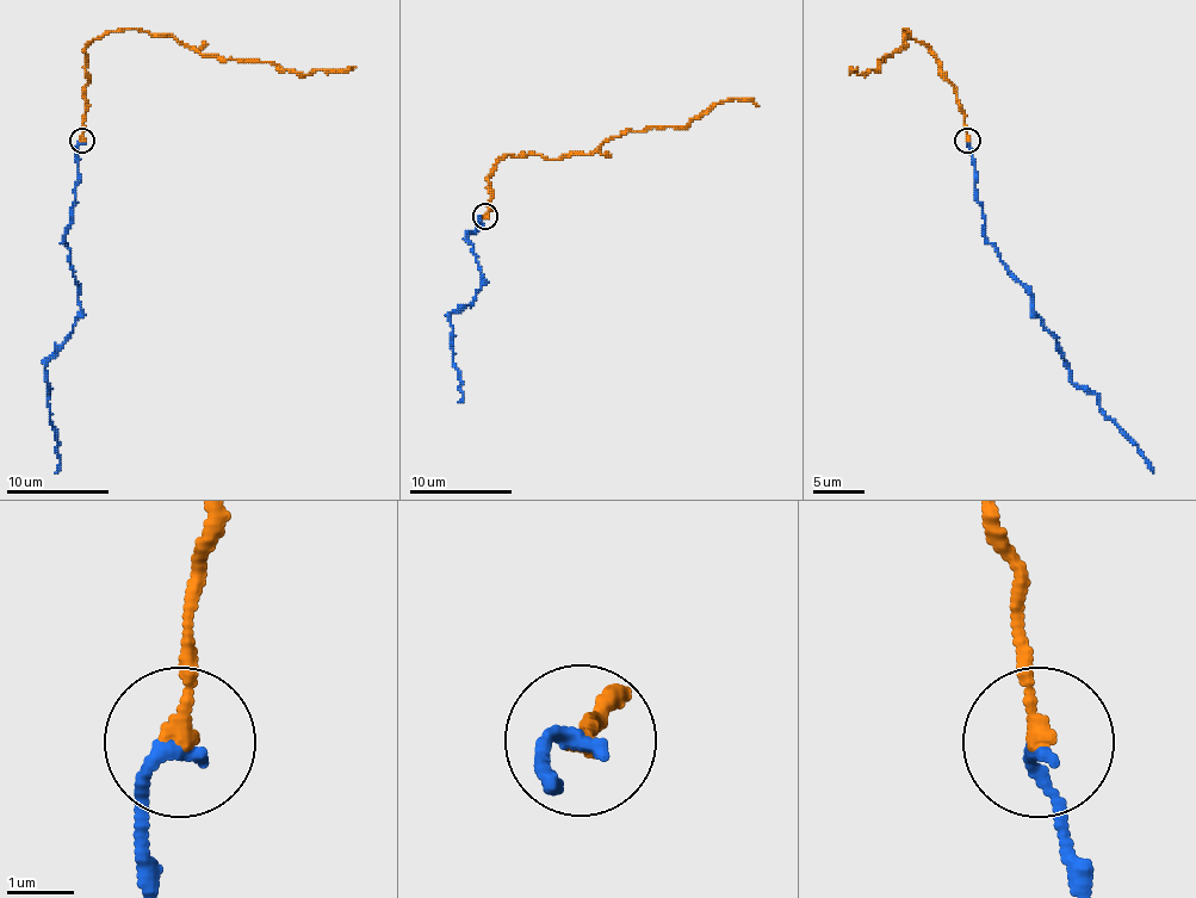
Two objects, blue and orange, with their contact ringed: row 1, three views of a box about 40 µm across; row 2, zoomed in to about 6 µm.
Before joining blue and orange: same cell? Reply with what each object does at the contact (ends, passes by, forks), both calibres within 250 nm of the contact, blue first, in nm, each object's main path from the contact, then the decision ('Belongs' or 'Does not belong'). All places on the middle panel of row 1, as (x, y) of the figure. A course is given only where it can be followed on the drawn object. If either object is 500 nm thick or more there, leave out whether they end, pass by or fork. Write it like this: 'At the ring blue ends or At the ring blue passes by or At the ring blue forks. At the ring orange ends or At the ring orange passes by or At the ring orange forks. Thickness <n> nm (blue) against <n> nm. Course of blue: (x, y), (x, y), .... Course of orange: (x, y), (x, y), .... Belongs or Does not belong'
At the ring blue ends. At the ring orange ends. Thickness 240 nm (blue) against 240 nm. Course of blue: (485, 216), (476, 230), (468, 234), (483, 284), (468, 304), (447, 317), (463, 394), (458, 402). Course of orange: (485, 216), (488, 178), (508, 154), (590, 154), (629, 131), (685, 127), (718, 104), (751, 98), (758, 106). Belongs

